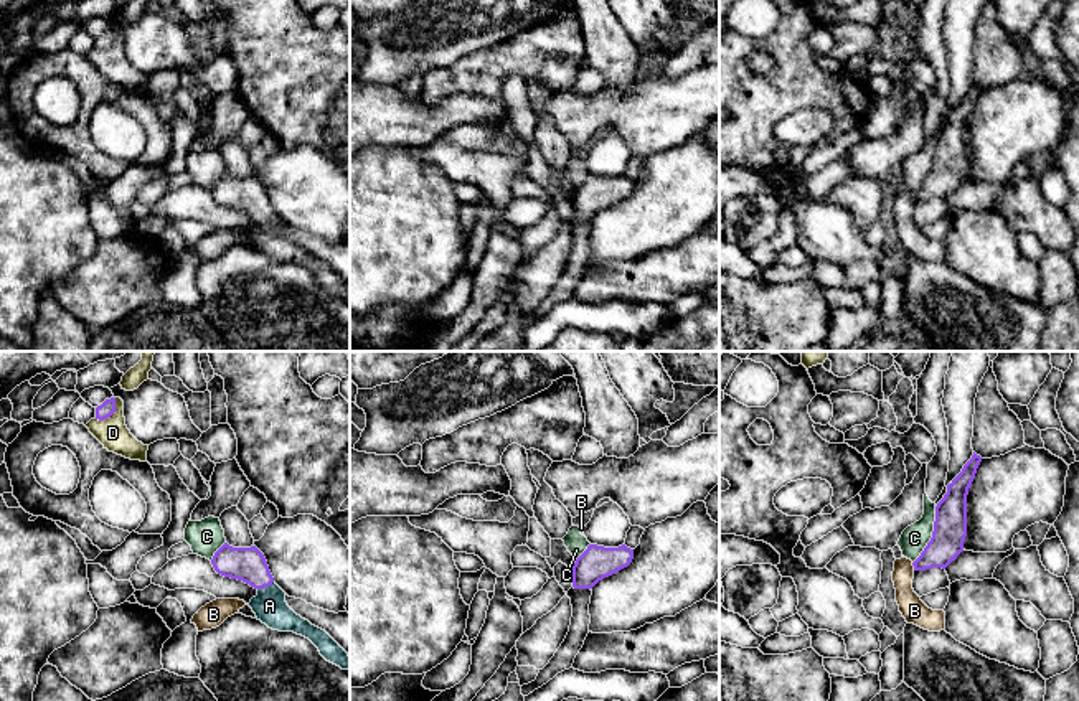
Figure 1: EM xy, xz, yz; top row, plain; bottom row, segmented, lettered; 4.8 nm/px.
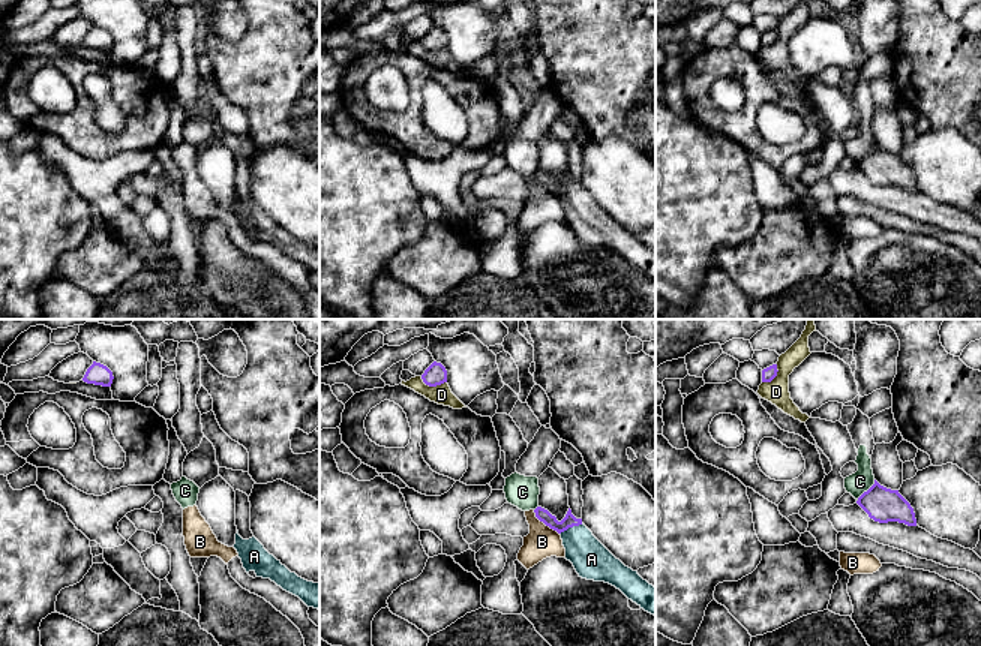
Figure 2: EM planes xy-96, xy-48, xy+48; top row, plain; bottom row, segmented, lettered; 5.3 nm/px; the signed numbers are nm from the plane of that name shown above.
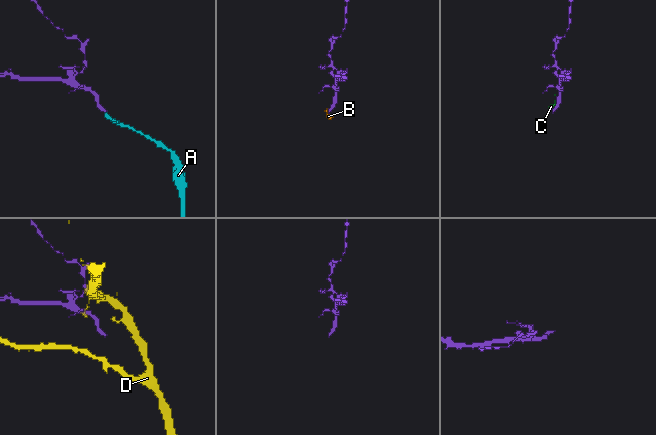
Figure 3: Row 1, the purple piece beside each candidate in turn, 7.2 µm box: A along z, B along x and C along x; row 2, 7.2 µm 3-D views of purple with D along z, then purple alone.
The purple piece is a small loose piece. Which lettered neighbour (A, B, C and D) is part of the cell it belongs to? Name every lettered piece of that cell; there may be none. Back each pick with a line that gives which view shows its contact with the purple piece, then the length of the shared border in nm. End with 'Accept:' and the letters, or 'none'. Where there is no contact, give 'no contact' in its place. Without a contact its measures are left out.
A: contact in xy; length 90 nm
Accept: A

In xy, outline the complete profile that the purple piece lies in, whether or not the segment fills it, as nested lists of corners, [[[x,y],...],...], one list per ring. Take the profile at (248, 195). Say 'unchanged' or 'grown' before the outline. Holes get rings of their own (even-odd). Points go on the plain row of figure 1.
grown; [[[224,173],[214,183],[211,195],[218,205],[243,211],[257,221],[247,234],[257,251],[272,261],[294,262],[309,269],[327,292],[350,300],[350,285],[325,261],[287,236],[285,223],[274,213],[267,191],[256,176],[233,178]]]

